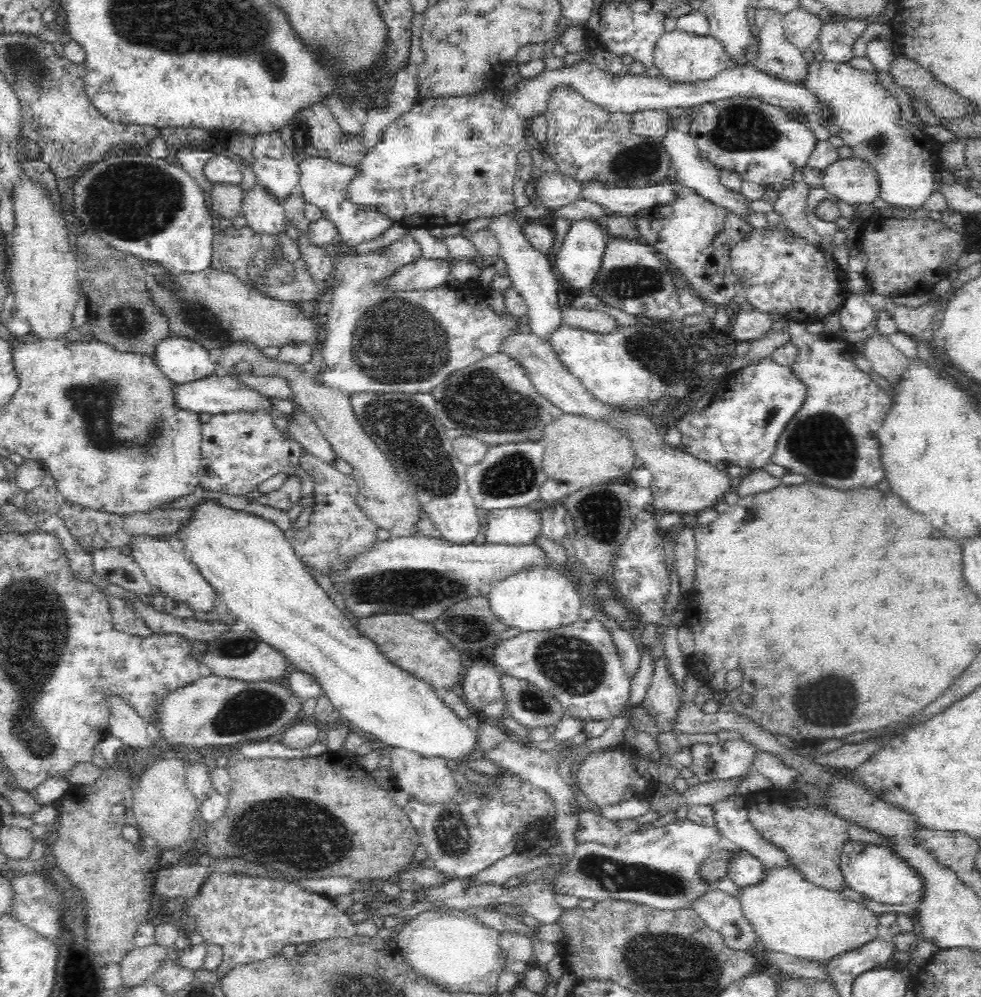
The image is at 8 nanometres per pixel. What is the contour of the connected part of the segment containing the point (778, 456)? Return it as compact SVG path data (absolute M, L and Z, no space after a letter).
M786 319L786 322L791 333L791 343L799 349L798 361L790 368L804 381L807 400L780 434L776 450L770 458L771 462L783 466L786 473L802 475L806 481L837 489L854 486L876 487L885 479L878 430L884 424L888 412L895 406L894 398L888 396L886 390L854 364L856 347L847 342L830 342L824 339L822 334L811 334L806 330L807 324L796 319Z

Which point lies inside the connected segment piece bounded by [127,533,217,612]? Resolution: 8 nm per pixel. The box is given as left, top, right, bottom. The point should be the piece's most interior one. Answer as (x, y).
(171, 573)

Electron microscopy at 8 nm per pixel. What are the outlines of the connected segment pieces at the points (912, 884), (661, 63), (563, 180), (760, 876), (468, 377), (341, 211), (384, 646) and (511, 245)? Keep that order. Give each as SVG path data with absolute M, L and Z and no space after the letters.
M849 841L843 847L840 869L848 887L880 904L920 904L924 900L925 879L916 867L912 867L891 847Z
M675 29L665 32L656 42L653 50L653 64L660 69L661 76L673 81L706 81L728 68L728 55L712 35L698 36Z
M559 170L538 174L535 179L537 198L550 211L582 199L584 183Z
M737 852L737 856L730 864L728 875L740 890L762 885L768 875L768 869L760 863L758 858Z
M504 352L493 354L484 361L476 362L476 365L458 370L444 383L434 386L430 393L433 398L436 398L438 420L447 429L454 428L462 436L478 438L490 447L508 442L542 441L546 426L562 415L548 398L541 396L536 391L532 380L524 371L523 364Z
M310 156L302 159L297 163L299 167L299 185L302 190L303 199L306 203L312 203L322 211L323 217L332 221L340 241L349 247L356 247L364 241L380 236L388 227L395 223L381 214L365 208L365 206L354 205L348 202L345 197L345 186L355 173L355 167L346 166L344 164L335 163L327 158L320 158L318 156Z
M377 614L362 619L357 629L360 634L371 638L391 663L432 685L434 690L443 693L460 683L460 651L444 635L440 635L431 623L421 622L411 614Z
M501 214L493 216L488 222L488 228L495 234L499 240L499 254L507 264L507 274L511 278L511 284L528 305L528 316L530 318L529 326L531 333L545 342L550 343L552 334L560 328L562 324L562 306L558 302L558 280L554 275L553 268L550 266L548 257L538 250L534 249L530 241L524 235L524 224L518 222L516 216L510 214Z

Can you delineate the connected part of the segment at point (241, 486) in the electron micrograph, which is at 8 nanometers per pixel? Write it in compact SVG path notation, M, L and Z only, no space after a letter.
M233 413L216 414L202 425L201 463L198 491L212 490L242 496L279 473L296 475L301 444L282 434L270 415Z

